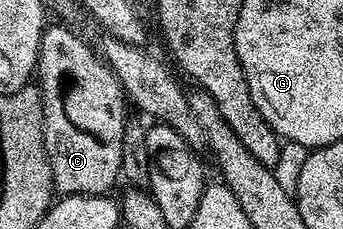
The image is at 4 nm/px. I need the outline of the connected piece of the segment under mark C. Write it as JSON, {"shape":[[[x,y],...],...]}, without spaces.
{"shape":[[[50,24],[42,32],[42,49],[38,52],[38,64],[36,67],[36,78],[42,81],[40,85],[40,93],[42,95],[42,135],[46,141],[46,155],[50,158],[50,167],[52,168],[52,176],[54,177],[54,188],[59,195],[69,196],[71,194],[101,194],[103,196],[111,193],[110,189],[117,183],[120,178],[122,168],[122,141],[124,140],[124,128],[128,121],[126,108],[128,109],[128,101],[126,95],[122,91],[122,86],[118,82],[112,70],[105,61],[95,52],[95,49],[88,45],[78,34],[74,34],[65,24]]]}

